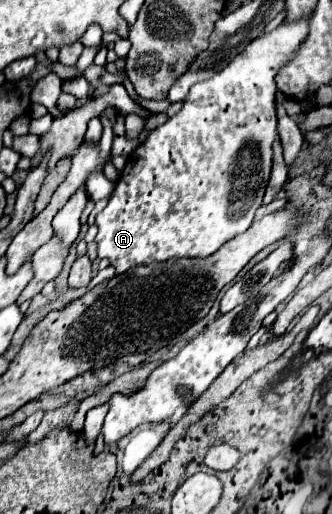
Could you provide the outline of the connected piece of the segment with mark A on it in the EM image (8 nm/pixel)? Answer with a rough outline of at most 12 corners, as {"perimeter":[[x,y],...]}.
{"perimeter":[[310,17],[254,39],[128,155],[96,215],[118,273],[252,225],[274,77]]}

